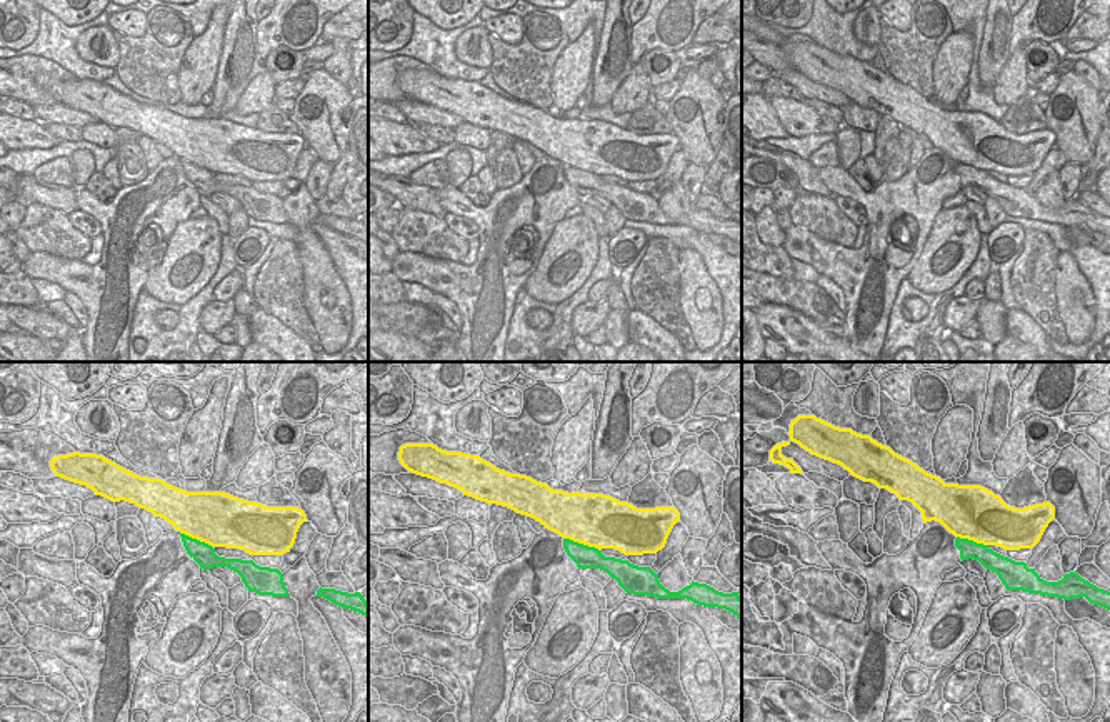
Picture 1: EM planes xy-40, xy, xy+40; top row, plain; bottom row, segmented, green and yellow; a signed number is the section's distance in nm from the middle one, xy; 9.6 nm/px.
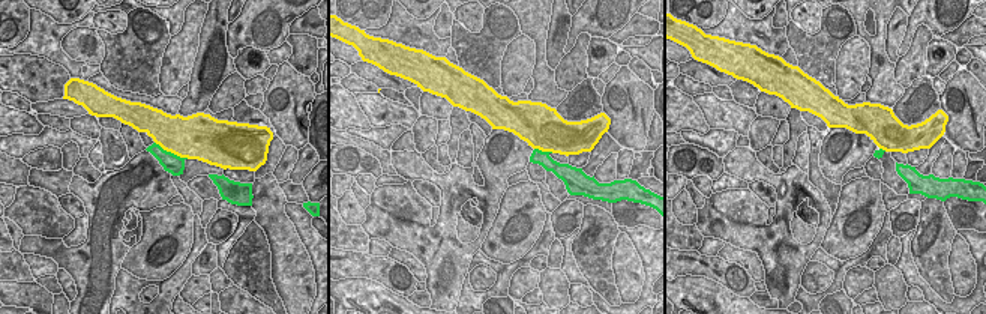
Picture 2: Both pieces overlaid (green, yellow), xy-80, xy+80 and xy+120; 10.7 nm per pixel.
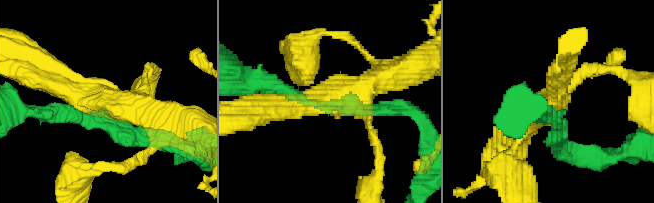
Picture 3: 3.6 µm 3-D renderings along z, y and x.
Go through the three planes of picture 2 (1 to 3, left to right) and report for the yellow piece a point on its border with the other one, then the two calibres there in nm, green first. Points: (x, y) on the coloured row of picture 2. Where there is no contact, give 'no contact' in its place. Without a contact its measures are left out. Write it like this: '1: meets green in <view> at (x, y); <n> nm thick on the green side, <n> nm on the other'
1: meets green in xy-80 at (170, 152); 200 nm thick on the green side, 440 nm on the other
2: meets green in xy+80 at (544, 152); 160 nm thick on the green side, 440 nm on the other
3: meets green in xy+120 at (881, 149); 100 nm thick on the green side, 360 nm on the other

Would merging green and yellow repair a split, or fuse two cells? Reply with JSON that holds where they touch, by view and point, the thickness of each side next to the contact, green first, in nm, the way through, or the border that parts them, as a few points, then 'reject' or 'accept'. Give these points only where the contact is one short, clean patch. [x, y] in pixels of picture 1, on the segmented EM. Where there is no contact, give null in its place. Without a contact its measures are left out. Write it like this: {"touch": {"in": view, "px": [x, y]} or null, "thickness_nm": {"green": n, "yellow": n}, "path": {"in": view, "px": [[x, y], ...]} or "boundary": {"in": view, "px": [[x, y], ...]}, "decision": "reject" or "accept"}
{"touch": {"in": "xy", "px": [582, 544]}, "thickness_nm": {"green": 220, "yellow": 500}, "decision": "reject"}

